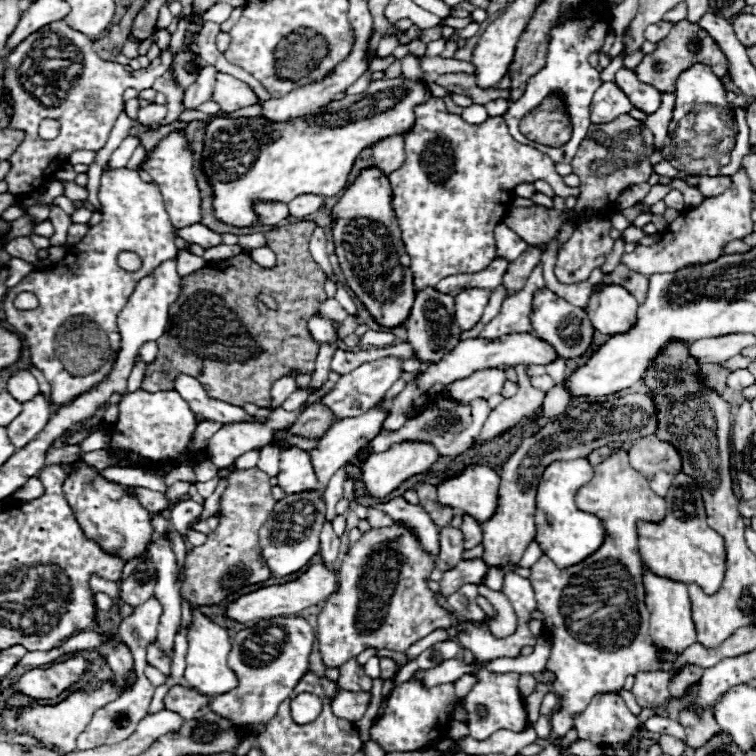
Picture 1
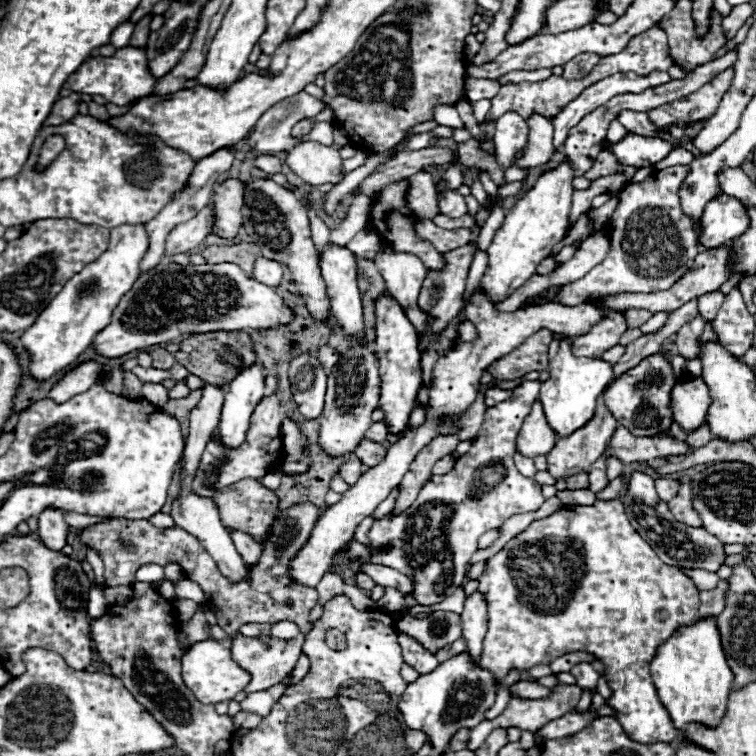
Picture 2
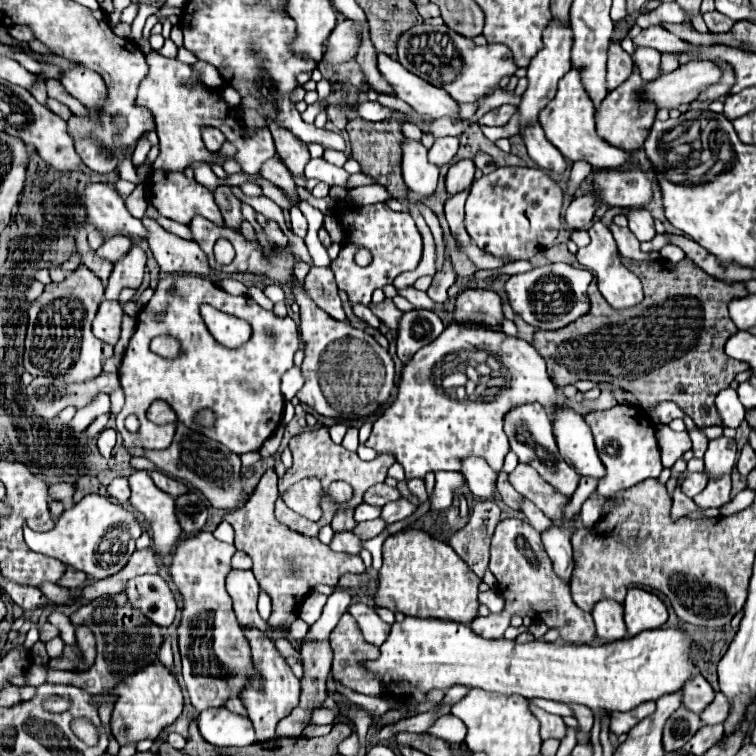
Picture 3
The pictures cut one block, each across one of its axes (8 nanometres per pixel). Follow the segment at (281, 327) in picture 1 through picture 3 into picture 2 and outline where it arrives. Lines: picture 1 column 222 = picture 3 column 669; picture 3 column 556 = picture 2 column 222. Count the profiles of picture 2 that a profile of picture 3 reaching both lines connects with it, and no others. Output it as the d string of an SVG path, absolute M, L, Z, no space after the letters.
M206 332L206 334L192 334L186 340L180 342L180 350L174 354L176 362L180 362L190 374L206 380L208 384L230 384L232 378L236 378L244 368L250 368L256 364L256 352L250 336L246 332Z

